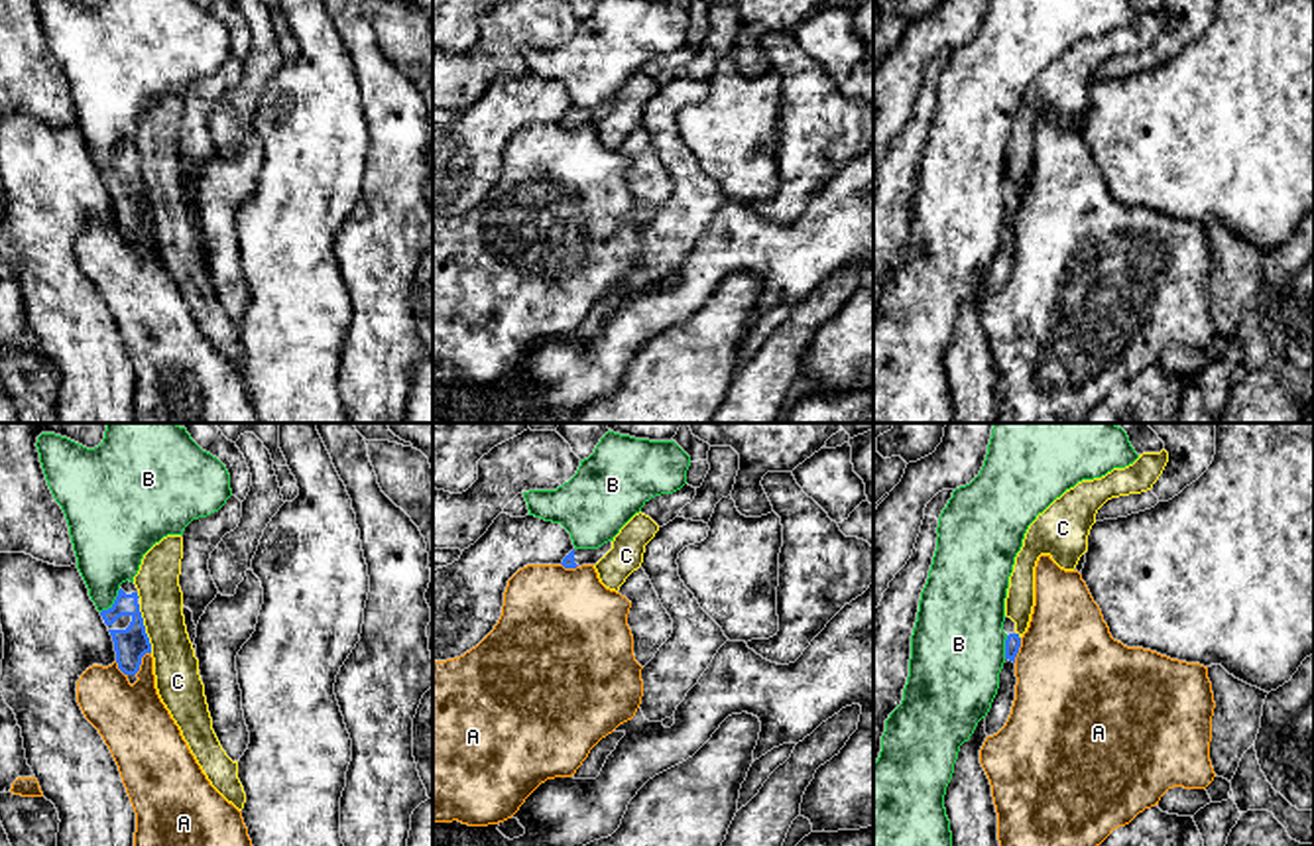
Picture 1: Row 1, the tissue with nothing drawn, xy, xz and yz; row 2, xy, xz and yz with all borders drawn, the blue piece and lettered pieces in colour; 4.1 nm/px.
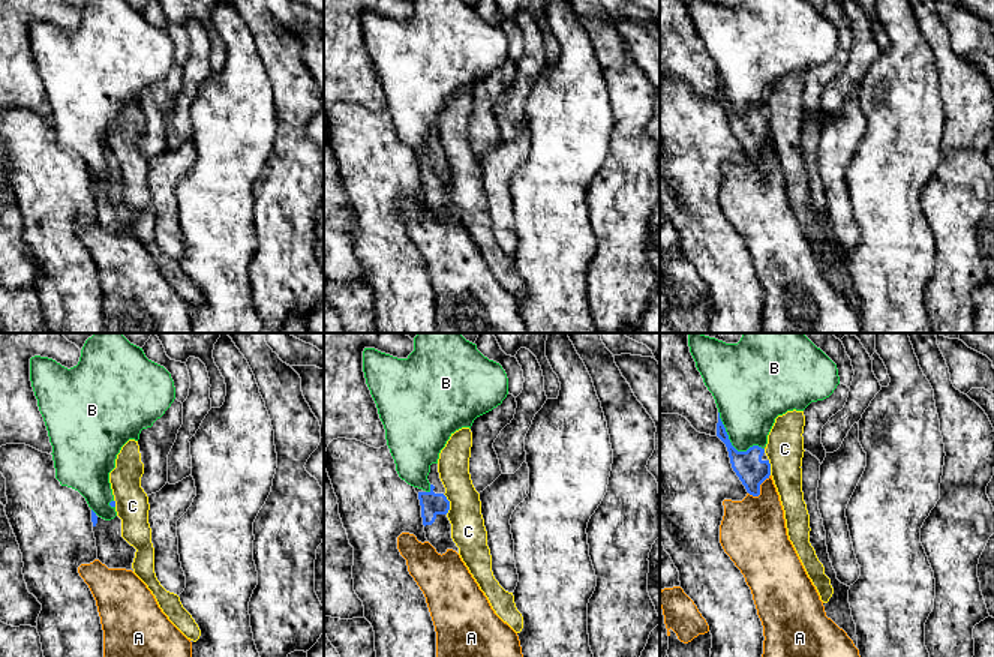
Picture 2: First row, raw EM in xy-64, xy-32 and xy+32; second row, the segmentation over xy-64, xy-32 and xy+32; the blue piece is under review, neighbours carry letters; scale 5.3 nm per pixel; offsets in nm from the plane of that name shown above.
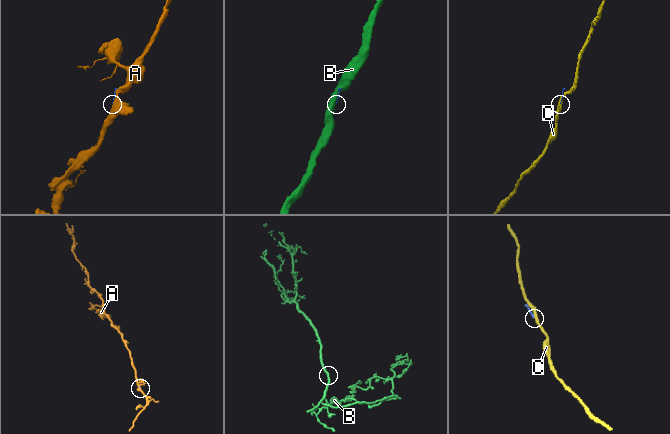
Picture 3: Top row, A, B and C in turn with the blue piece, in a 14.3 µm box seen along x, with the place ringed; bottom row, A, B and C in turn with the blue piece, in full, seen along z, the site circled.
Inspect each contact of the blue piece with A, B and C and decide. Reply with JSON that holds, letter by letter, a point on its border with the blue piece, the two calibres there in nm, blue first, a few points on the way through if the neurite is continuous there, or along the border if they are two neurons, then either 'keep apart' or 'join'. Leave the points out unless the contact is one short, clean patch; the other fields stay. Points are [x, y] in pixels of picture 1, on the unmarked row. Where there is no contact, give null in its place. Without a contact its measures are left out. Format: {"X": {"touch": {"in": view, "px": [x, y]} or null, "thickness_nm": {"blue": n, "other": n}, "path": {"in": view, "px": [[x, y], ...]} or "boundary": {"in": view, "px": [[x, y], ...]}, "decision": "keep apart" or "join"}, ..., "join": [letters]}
{"A": {"touch": {"in": "xy", "px": [140, 221]}, "thickness_nm": {"blue": 140, "other": 280}, "decision": "keep apart"}, "B": {"touch": {"in": "xy", "px": [115, 162]}, "thickness_nm": {"blue": 140, "other": 300}, "decision": "keep apart"}, "C": {"touch": {"in": "xy", "px": [144, 187]}, "thickness_nm": {"blue": 140, "other": 190}, "boundary": {"in": "xy", "px": [[138, 164], [152, 211]]}, "decision": "keep apart"}, "join": []}

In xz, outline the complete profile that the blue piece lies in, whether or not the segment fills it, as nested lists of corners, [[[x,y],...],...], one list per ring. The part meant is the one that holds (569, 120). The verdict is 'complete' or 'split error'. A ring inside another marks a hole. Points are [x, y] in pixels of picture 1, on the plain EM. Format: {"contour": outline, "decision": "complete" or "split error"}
{"contour": [[[612,100],[604,102],[598,108],[572,108],[565,118],[565,128],[576,128],[582,124],[596,124],[608,110],[612,108]]], "decision": "split error"}

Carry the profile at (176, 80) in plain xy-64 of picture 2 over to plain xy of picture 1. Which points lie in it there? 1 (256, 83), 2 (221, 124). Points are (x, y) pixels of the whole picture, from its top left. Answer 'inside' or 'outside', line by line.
1: outside
2: outside

